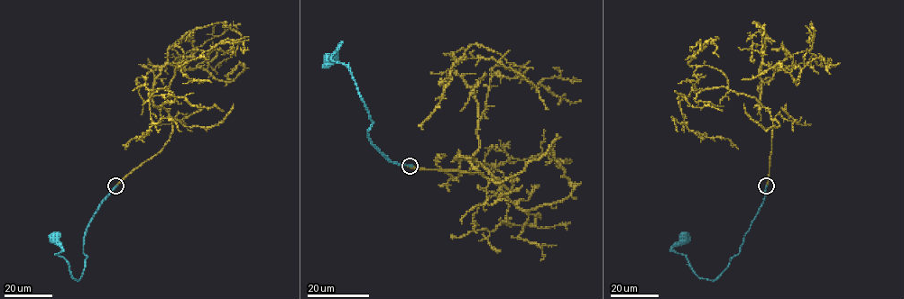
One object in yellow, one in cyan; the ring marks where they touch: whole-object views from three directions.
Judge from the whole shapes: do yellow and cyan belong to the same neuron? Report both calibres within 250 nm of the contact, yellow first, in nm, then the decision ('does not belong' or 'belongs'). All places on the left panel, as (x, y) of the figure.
300/280 nm | does not belong

